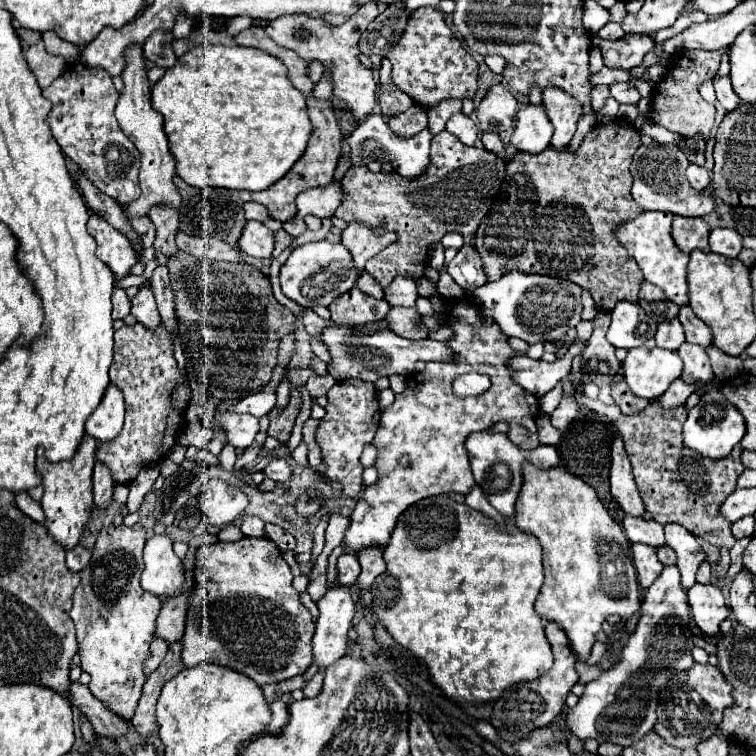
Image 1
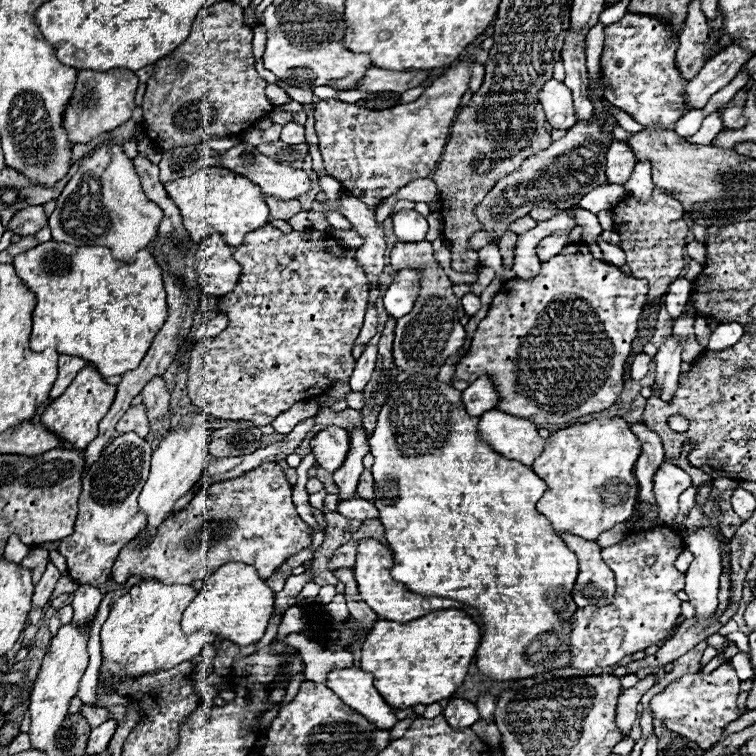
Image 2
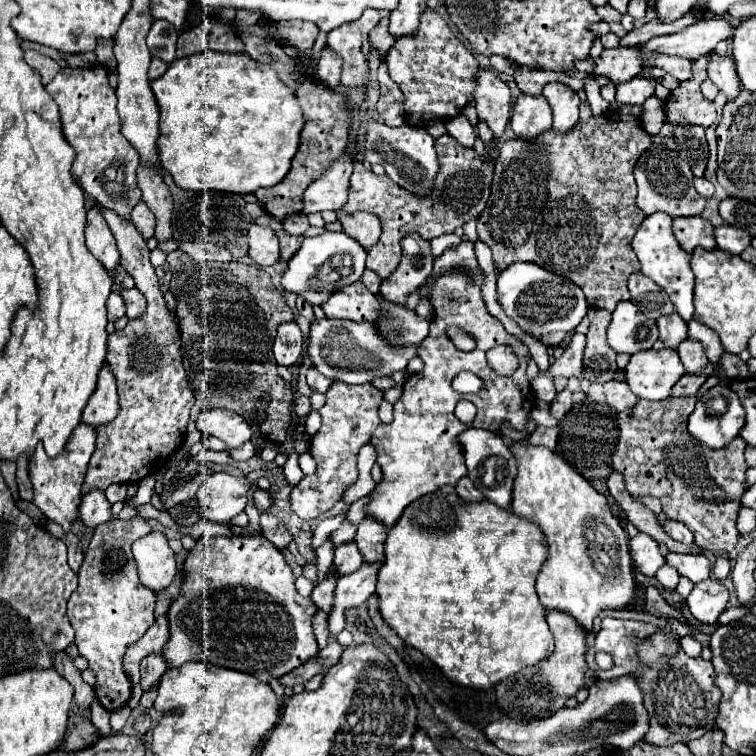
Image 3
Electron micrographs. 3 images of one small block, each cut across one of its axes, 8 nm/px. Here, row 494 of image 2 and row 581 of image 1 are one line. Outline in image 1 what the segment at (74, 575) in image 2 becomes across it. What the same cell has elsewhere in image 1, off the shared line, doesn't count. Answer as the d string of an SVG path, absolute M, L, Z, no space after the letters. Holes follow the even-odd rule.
M142 524L134 526L108 526L102 528L96 540L96 546L92 550L90 564L80 572L80 584L74 590L72 596L72 610L70 618L76 626L78 636L78 654L82 658L80 666L84 672L92 676L90 690L92 694L104 702L108 710L122 718L132 718L136 704L142 694L142 686L146 682L144 678L144 660L152 642L154 634L154 622L158 618L158 612L162 608L160 600L154 594L148 594L140 586L140 574L142 574L142 546L146 542L146 530Z

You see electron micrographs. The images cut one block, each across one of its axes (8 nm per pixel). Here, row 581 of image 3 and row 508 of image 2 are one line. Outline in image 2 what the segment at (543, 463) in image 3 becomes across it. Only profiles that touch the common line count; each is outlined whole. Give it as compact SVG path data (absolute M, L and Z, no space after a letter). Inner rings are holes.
M600 418L554 432L550 438L546 438L542 454L532 464L532 470L548 484L548 490L536 504L538 512L550 520L552 530L558 534L568 532L586 540L596 540L602 532L630 518L638 498L638 482L634 478L634 464L638 456L640 442L632 434L630 424L622 418Z

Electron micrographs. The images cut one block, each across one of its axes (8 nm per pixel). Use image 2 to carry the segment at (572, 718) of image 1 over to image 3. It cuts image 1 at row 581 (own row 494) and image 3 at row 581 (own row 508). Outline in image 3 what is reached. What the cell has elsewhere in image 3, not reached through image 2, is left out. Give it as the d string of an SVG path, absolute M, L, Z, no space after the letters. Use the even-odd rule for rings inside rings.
M662 566L662 568L658 568L658 572L656 572L656 580L660 582L660 586L664 586L664 588L668 588L668 590L674 590L676 588L676 584L678 584L678 580L680 580L680 576L678 576L678 572L672 568L672 566Z

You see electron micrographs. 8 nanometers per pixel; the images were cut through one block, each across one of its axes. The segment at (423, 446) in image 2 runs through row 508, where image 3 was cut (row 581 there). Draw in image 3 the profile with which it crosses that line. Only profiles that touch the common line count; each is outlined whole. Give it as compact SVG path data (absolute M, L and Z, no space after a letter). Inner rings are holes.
M436 490L434 494L426 494L418 500L414 500L410 506L406 506L400 520L388 532L386 560L384 560L384 566L380 568L378 584L376 584L376 592L380 596L380 612L386 620L386 624L408 646L420 650L434 664L438 664L442 668L442 672L446 674L446 678L450 678L452 682L462 684L462 686L472 686L472 688L486 690L486 688L496 686L504 678L514 676L522 668L538 664L540 660L544 660L554 650L554 636L550 634L550 628L548 628L548 622L546 622L546 610L542 610L542 604L538 602L538 594L536 594L538 570L542 570L542 562L546 562L546 558L548 558L546 536L542 534L542 530L538 530L538 526L534 526L534 522L528 522L526 518L518 518L512 510L502 510L502 508L494 506L492 502L488 502L488 500L462 502L456 494L442 494L440 490Z

